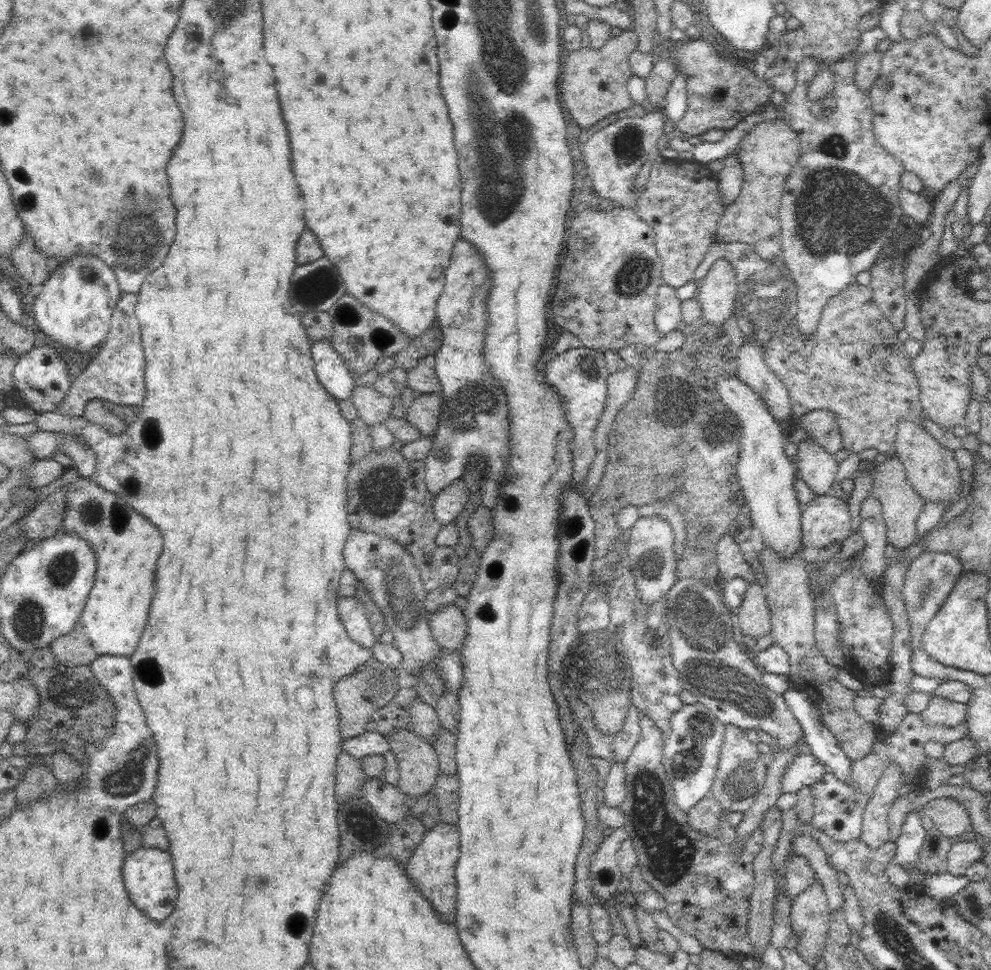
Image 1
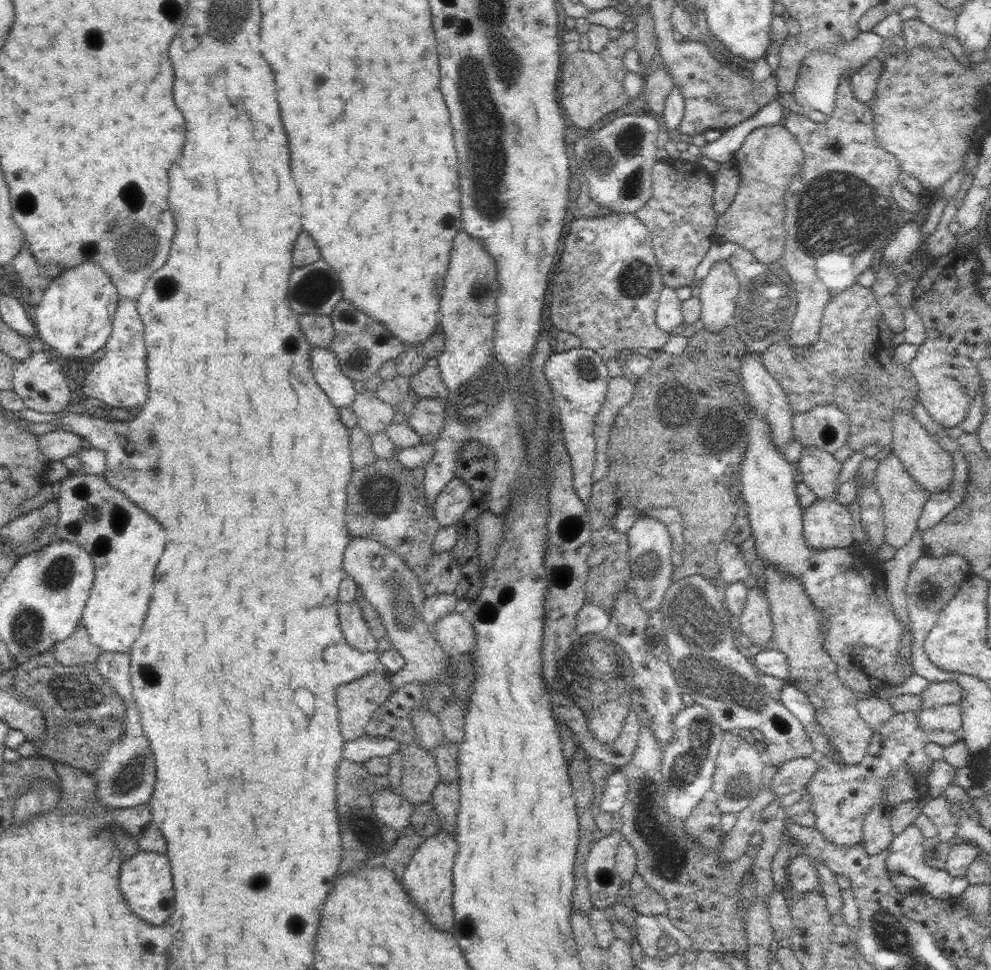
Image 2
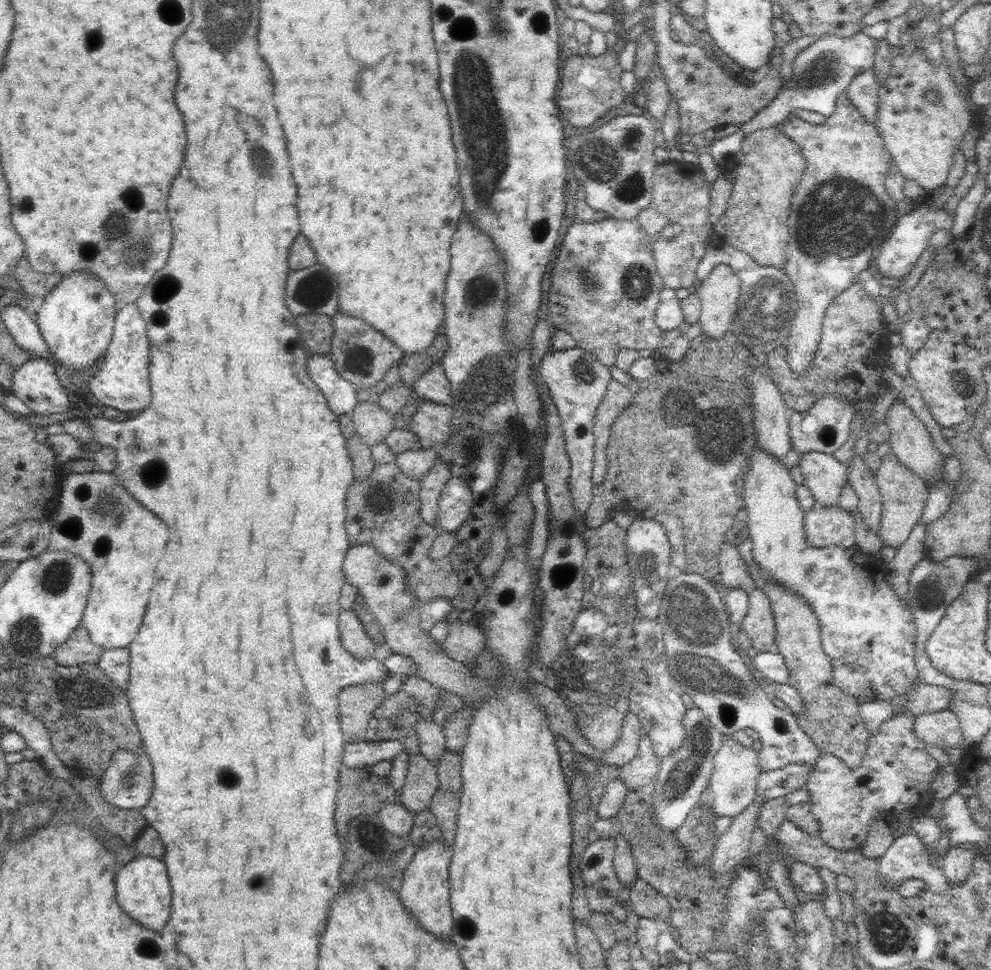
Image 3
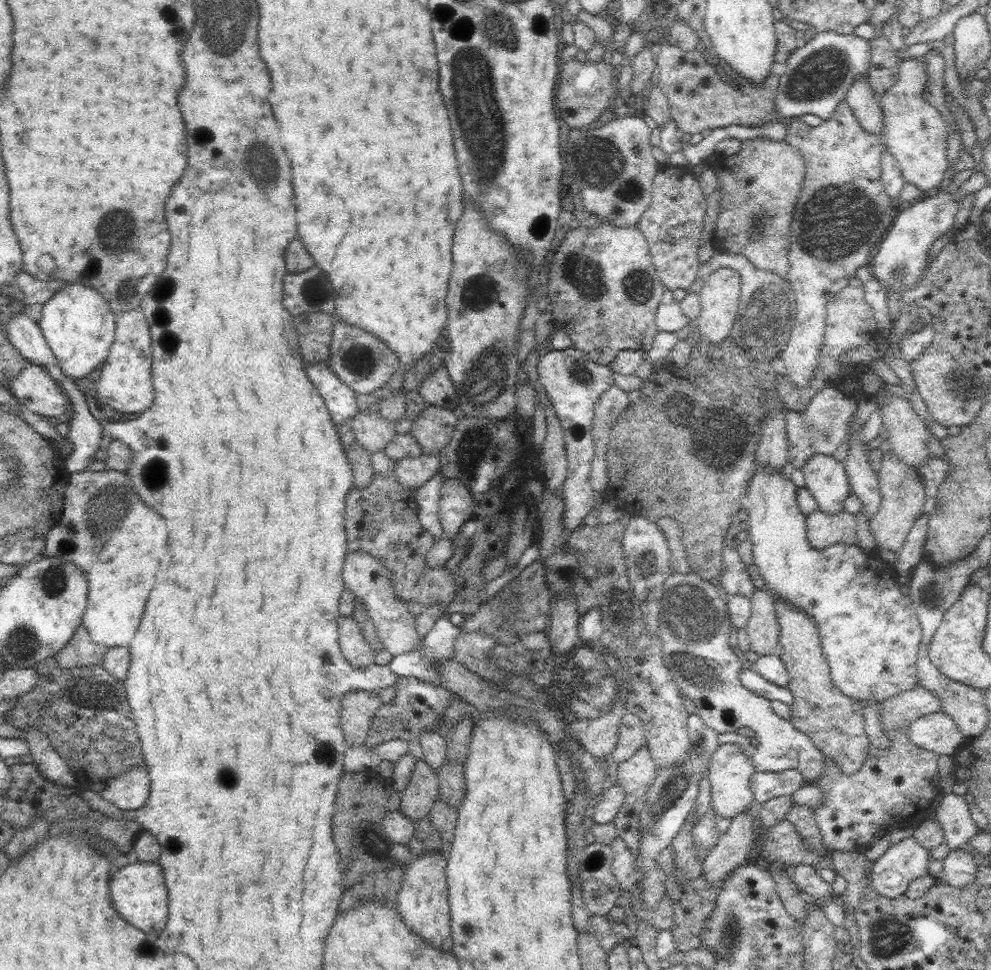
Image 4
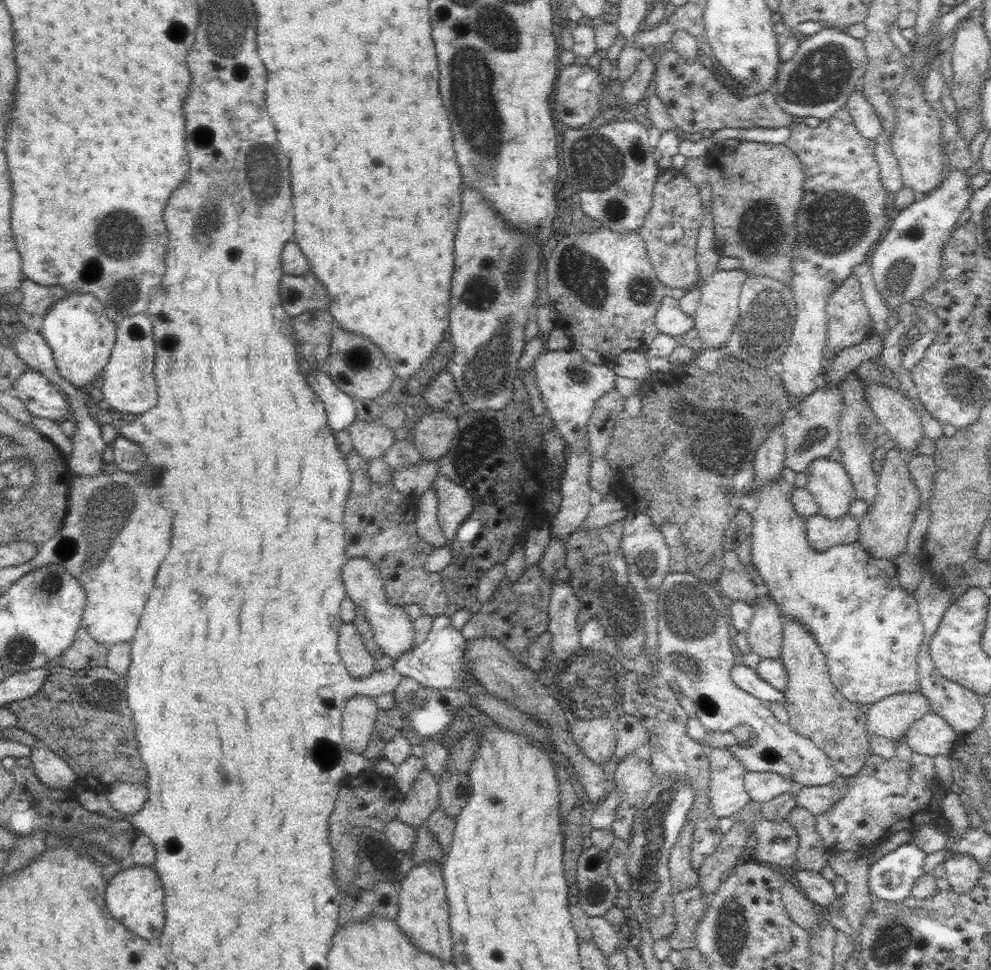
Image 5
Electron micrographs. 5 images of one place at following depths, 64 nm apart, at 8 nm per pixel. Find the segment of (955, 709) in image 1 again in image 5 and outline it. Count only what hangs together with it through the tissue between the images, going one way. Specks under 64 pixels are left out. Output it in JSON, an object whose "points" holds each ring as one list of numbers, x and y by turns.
{"points":[[927,712,905,734,911,752,921,756,951,756,953,742,959,738,953,728,937,714]]}

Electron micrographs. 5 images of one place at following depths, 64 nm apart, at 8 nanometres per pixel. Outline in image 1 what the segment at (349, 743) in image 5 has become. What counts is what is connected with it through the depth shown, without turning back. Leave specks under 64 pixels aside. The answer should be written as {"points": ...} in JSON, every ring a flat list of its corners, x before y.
{"points":[[369,660,367,664,363,664,357,672,353,672,347,678,341,678,335,686,333,686,333,696,335,696,335,706,339,712,339,730,343,740,359,736,367,730,367,724,371,722,371,714,379,708,383,708,389,700,393,700,395,692,399,690,399,676,391,666,383,666,383,662,379,660]]}

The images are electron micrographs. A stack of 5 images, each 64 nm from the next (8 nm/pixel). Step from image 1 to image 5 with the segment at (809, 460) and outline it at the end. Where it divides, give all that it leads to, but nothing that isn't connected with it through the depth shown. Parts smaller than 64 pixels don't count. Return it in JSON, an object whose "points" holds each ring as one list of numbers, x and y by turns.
{"points":[[815,458,807,472,807,490,819,504,819,514,839,520,849,514,853,500,857,500,855,488,843,468,843,464,827,458]]}

